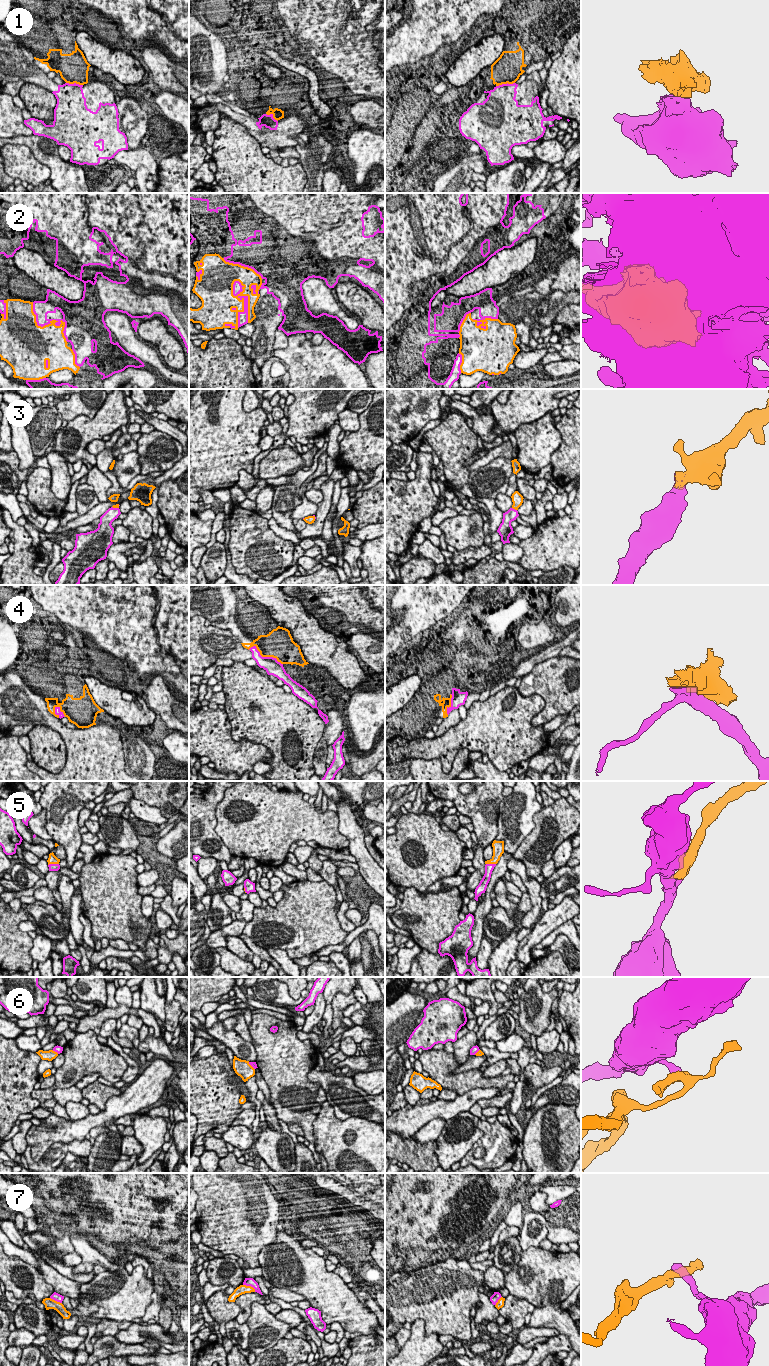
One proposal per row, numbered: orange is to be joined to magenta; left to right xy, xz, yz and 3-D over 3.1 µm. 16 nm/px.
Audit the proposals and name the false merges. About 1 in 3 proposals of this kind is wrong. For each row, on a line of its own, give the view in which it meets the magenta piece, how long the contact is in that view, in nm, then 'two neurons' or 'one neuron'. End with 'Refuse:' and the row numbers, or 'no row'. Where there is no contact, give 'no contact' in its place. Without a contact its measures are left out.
1: contact in yz; length 320 nm; two neurons
2: contact in xz; length 750 nm; two neurons
3: contact in yz; length 100 nm; one neuron
4: contact in xz; length 600 nm; one neuron
5: contact in xy; length 180 nm; one neuron
6: contact in xy; length 120 nm; two neurons
7: contact in xz; length 240 nm; two neurons
Refuse: 1, 2, 6, 7

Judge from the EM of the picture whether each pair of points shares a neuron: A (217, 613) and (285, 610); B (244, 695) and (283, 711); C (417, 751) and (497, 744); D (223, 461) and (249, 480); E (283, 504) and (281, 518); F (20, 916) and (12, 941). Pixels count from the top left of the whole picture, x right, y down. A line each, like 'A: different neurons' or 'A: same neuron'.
A: different neurons
B: same neuron
C: same neuron
D: different neurons
E: same neuron
F: same neuron

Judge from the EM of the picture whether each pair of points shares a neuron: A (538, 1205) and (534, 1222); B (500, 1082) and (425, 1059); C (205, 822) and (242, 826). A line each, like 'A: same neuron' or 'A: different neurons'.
A: different neurons
B: same neuron
C: different neurons

